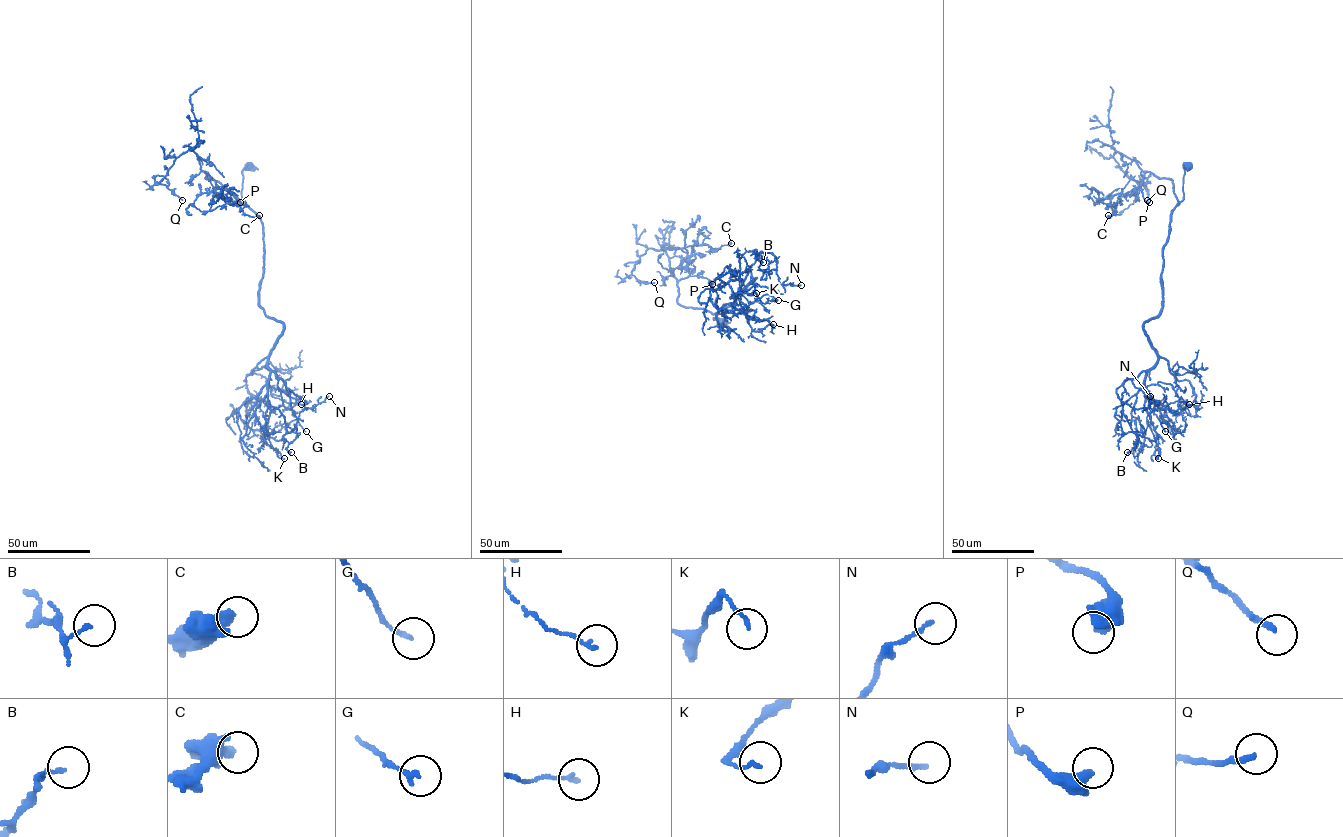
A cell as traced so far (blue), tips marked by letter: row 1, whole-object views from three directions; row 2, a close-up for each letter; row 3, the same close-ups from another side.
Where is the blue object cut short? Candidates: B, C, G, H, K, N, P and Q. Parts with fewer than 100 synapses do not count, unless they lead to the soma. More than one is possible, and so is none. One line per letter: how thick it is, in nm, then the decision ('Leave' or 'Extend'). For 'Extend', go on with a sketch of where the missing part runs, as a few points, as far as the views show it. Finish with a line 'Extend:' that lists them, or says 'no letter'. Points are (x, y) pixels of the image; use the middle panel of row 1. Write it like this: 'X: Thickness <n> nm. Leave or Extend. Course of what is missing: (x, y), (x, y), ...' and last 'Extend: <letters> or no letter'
B: Thickness 120 nm. Leave
C: Thickness 440 nm. Leave
G: Thickness 170 nm. Leave
H: Thickness 140 nm. Leave
K: Thickness 130 nm. Leave
N: Thickness 170 nm. Leave
P: Thickness 500 nm. Leave
Q: Thickness 200 nm. Leave
Extend: no letter

